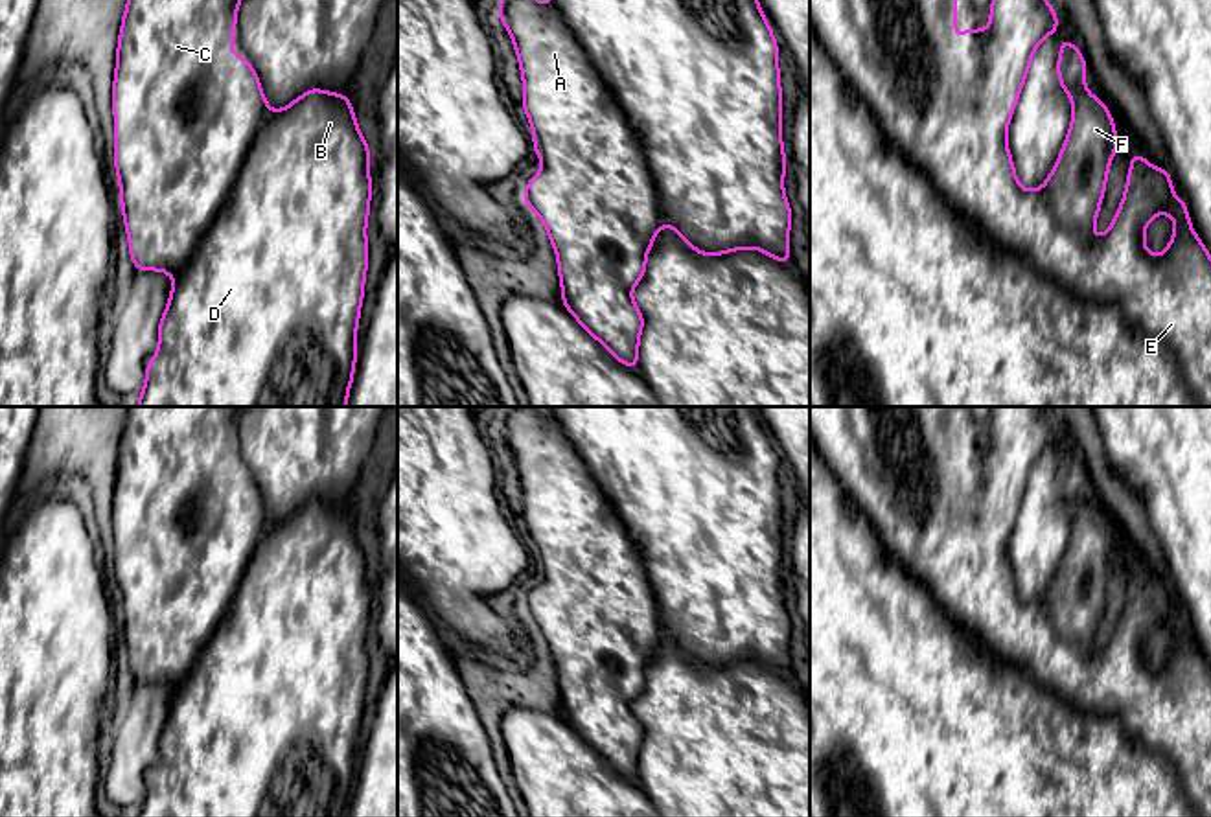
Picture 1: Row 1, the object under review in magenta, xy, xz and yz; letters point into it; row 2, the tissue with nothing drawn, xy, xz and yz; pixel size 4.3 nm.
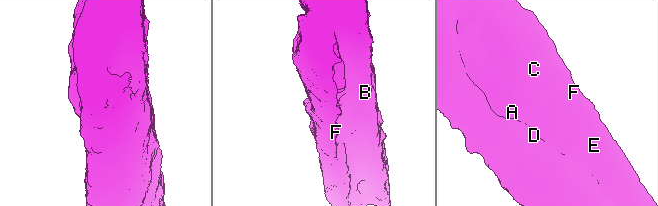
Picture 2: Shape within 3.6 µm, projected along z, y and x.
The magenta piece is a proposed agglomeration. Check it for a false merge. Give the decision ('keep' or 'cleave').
cleave

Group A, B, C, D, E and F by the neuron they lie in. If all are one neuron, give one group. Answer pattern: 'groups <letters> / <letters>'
groups A C E F / B D

